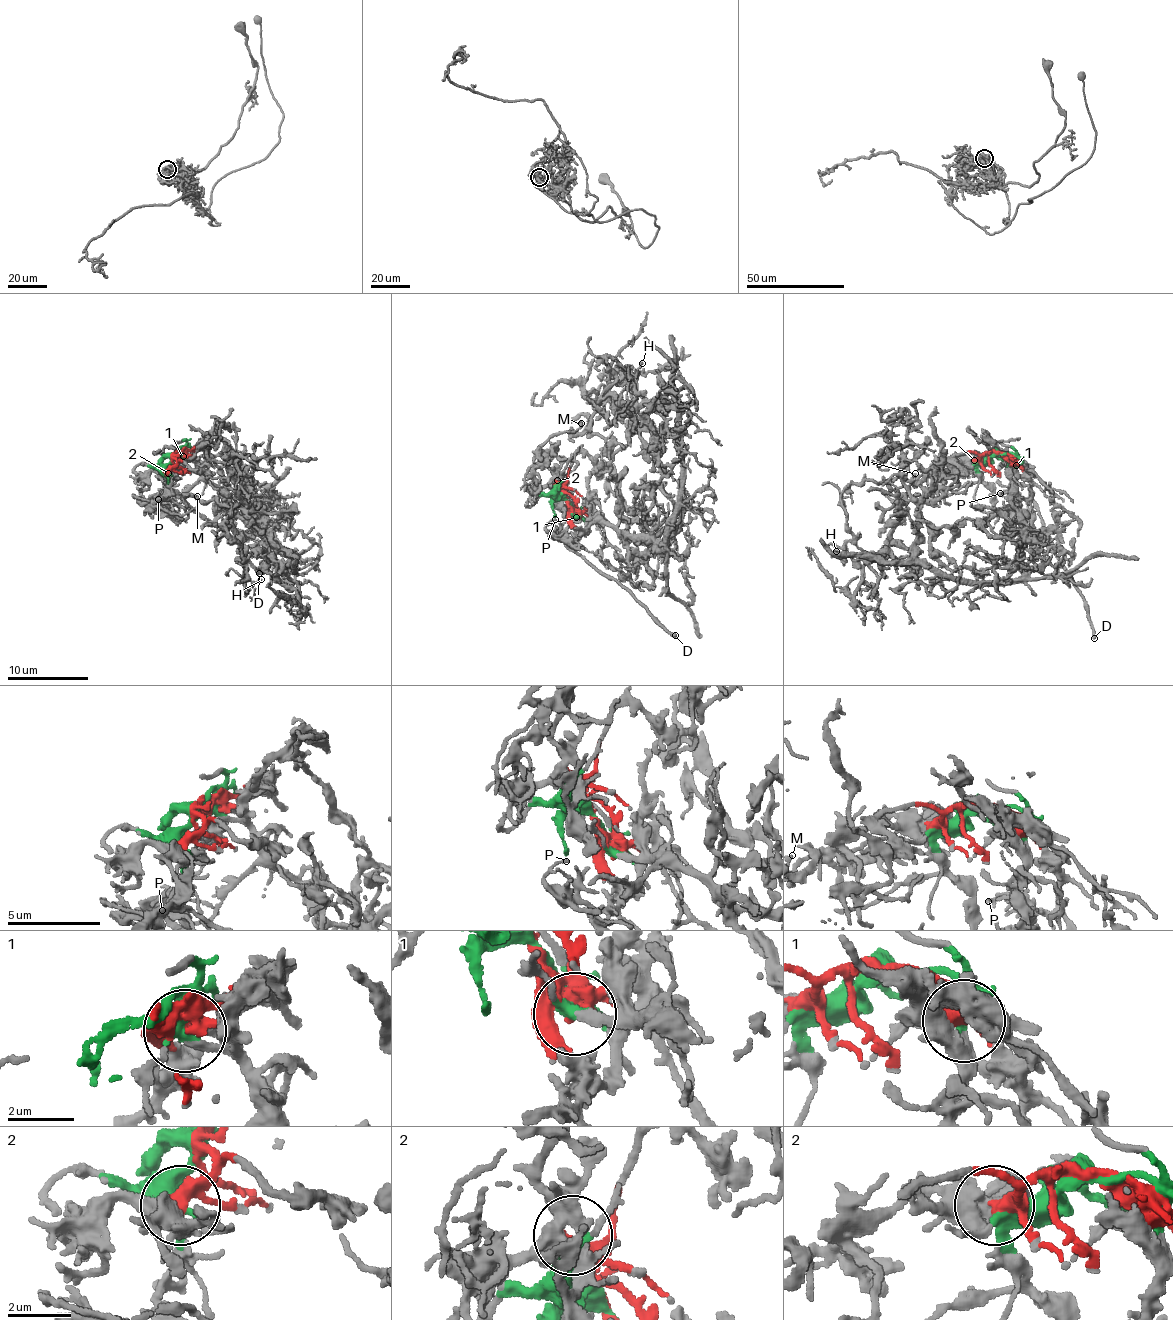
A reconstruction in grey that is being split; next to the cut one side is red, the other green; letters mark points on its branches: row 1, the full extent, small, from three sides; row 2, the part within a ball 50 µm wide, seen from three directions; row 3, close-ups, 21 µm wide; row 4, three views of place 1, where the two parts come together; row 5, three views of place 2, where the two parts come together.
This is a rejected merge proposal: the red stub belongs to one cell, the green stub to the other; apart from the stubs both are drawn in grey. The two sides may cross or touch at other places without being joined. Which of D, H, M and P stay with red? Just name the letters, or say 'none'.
D, M, P

